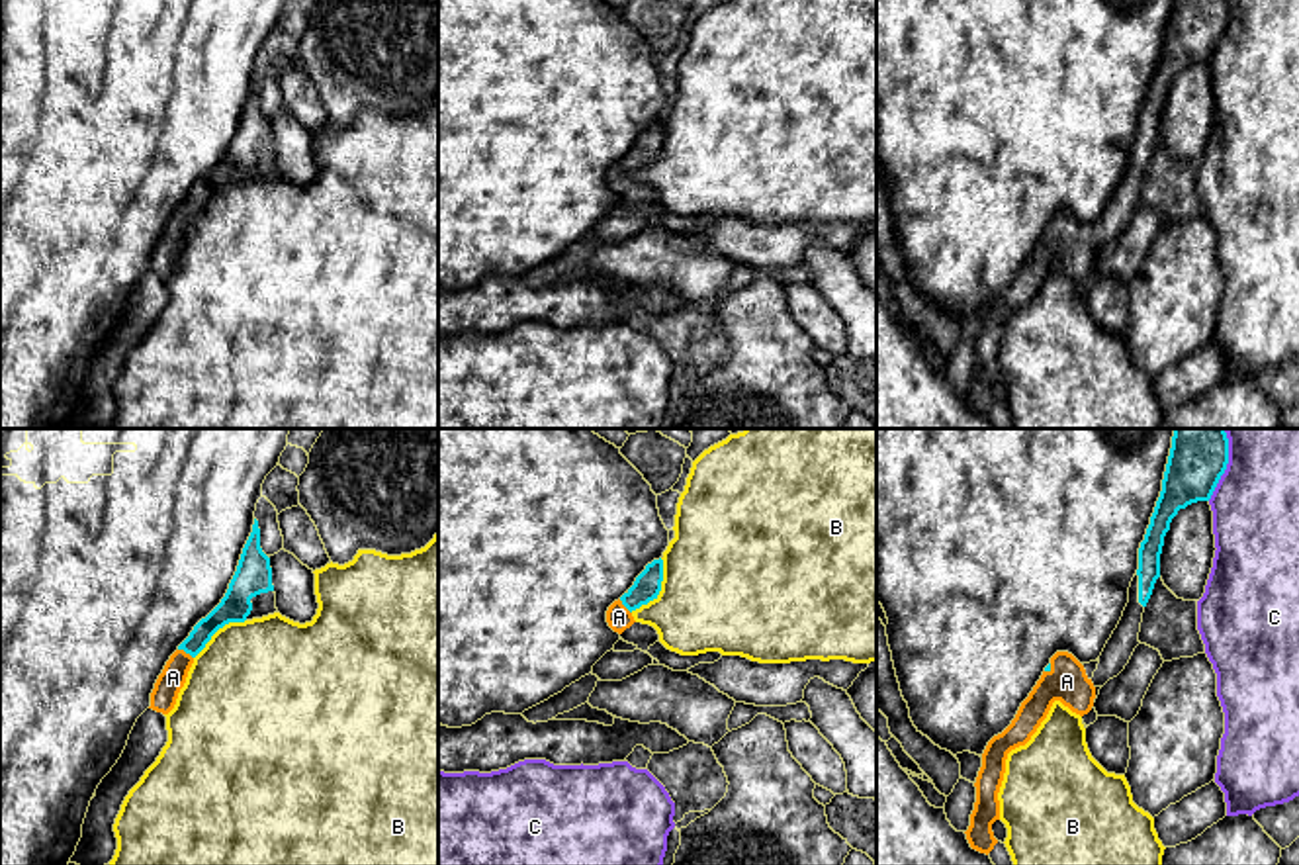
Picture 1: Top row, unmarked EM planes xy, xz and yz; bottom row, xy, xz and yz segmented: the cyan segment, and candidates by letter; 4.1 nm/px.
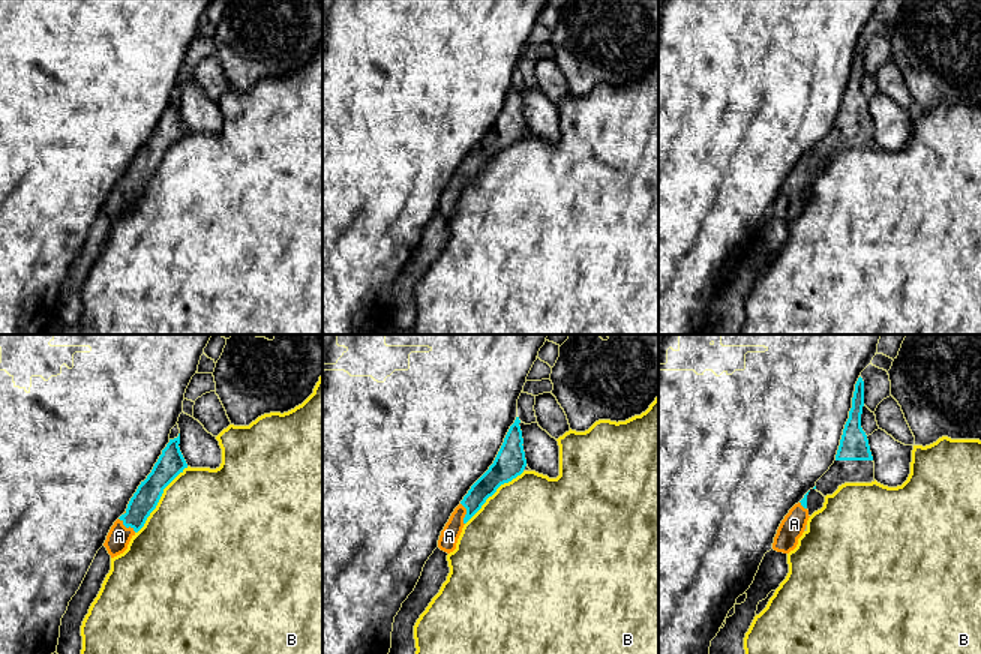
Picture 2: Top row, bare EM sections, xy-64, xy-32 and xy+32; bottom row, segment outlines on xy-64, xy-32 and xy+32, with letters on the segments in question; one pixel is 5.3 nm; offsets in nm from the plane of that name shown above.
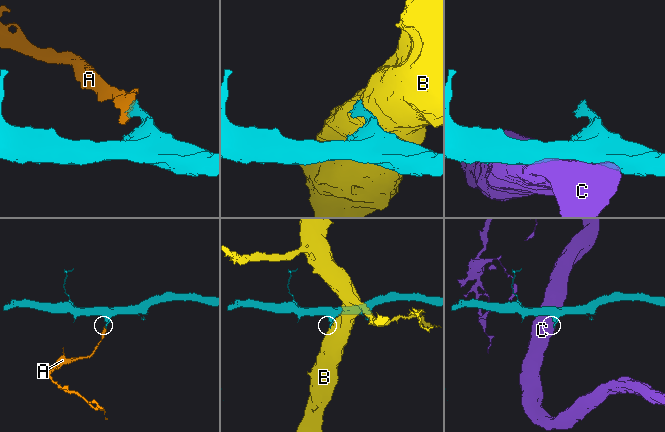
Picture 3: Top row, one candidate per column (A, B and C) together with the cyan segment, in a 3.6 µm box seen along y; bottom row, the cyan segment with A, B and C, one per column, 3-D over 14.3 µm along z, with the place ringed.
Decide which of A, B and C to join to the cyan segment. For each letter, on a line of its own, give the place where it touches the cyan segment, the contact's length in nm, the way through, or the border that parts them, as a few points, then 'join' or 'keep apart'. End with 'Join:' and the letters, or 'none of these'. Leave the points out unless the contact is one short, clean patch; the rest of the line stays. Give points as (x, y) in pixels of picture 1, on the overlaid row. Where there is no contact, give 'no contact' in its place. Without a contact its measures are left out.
A: xy (186, 652) | 80 nm | across xy (229, 609), (186, 652), (173, 678) | join
B: xz (660, 590) | 260 nm | keep apart
C: yz (1227, 462) | 300 nm | keep apart
Join: A

